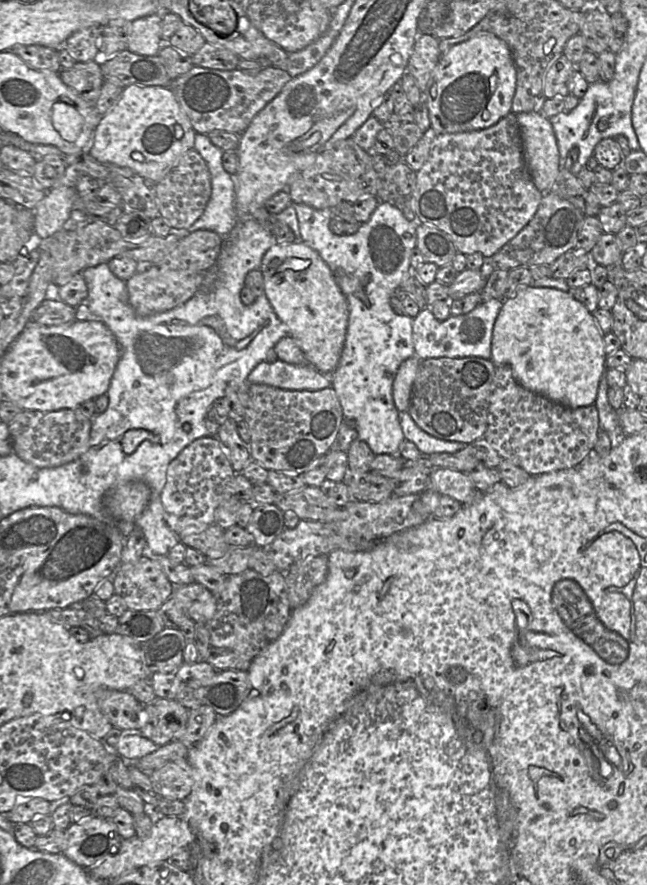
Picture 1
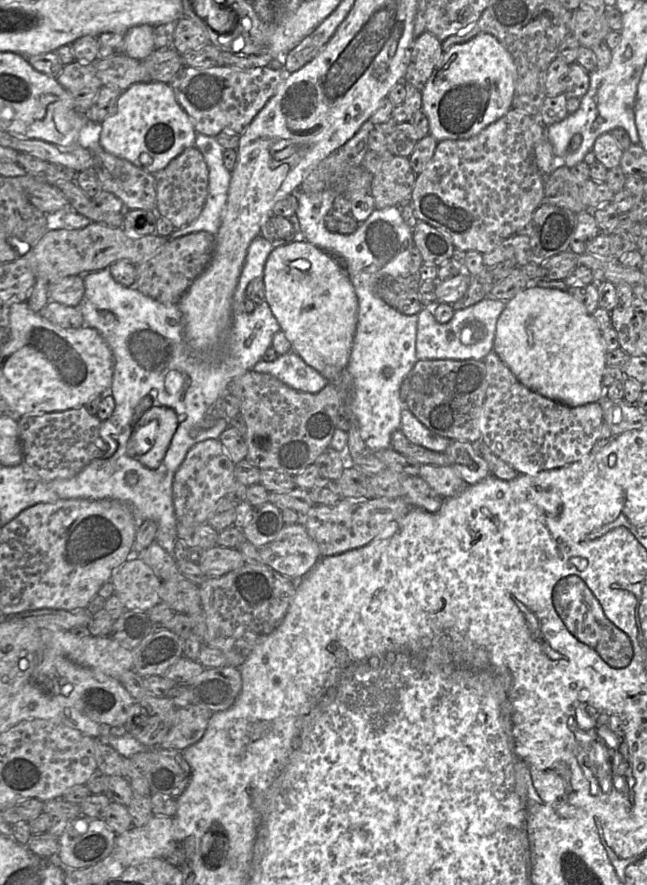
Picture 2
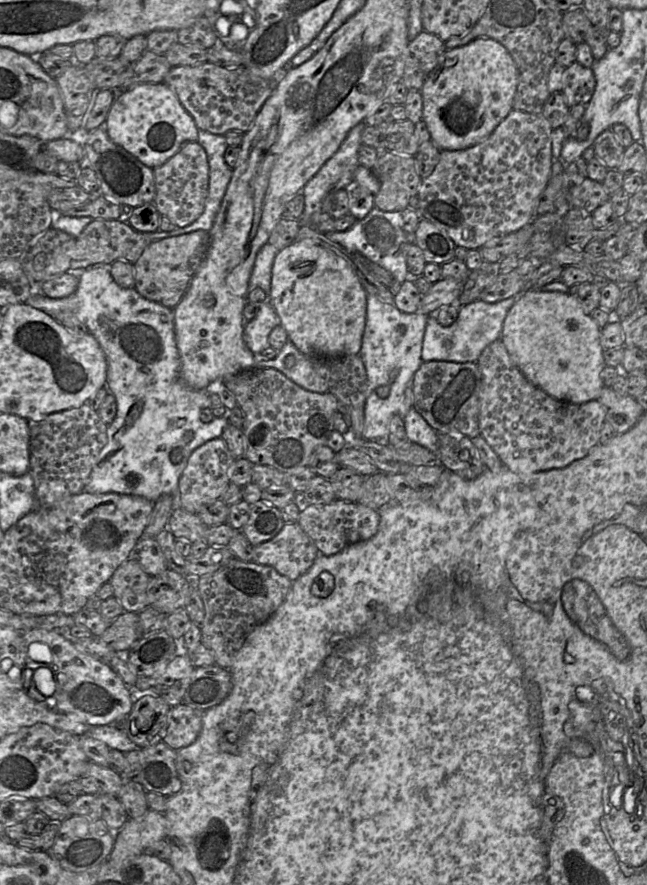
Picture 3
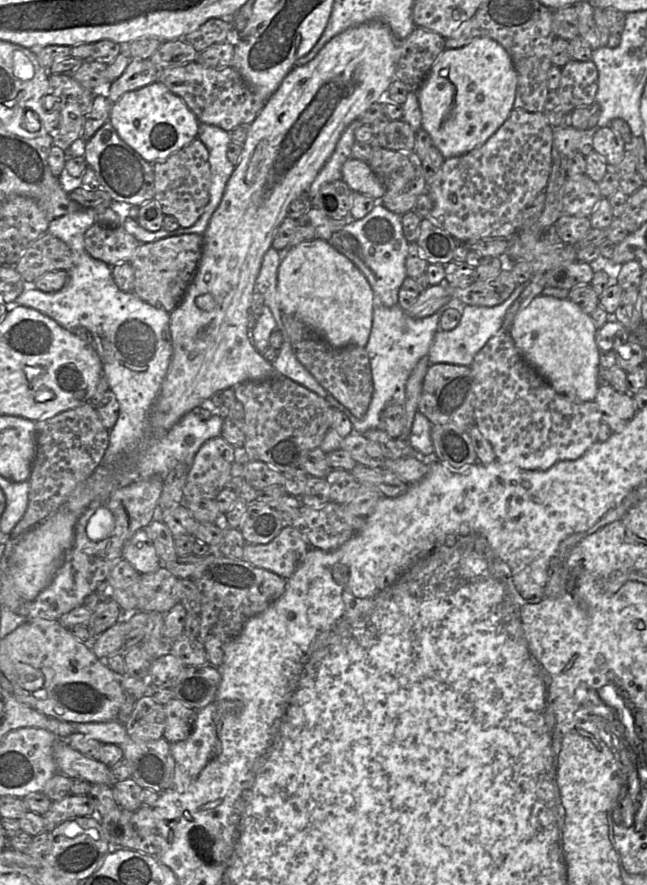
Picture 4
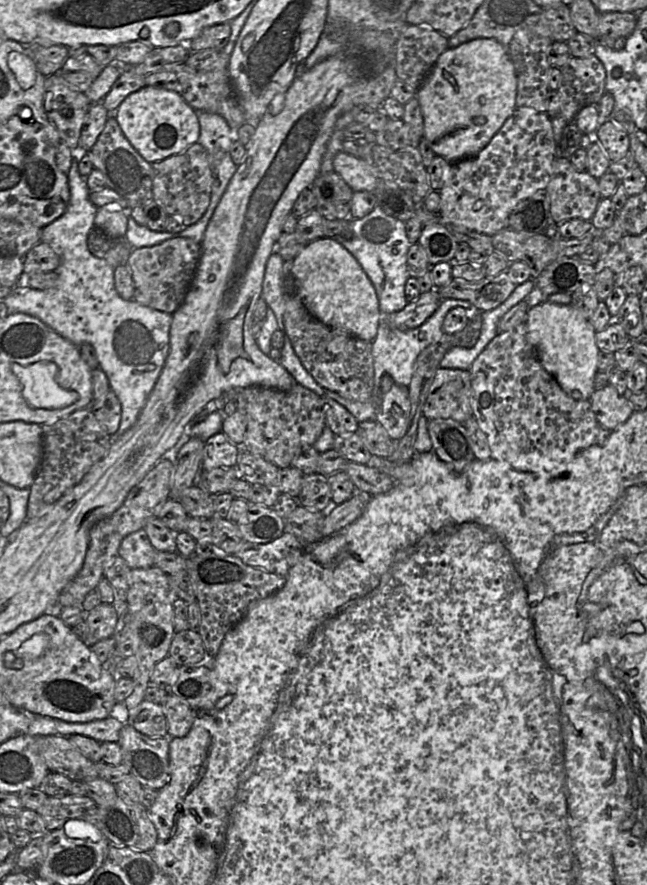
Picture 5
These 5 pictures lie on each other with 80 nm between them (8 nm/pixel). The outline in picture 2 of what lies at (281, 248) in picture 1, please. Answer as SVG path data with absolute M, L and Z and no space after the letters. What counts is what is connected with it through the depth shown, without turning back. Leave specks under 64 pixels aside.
M303 238L275 247L264 267L265 301L295 351L329 381L339 377L349 362L358 319L358 299L345 269L331 255Z

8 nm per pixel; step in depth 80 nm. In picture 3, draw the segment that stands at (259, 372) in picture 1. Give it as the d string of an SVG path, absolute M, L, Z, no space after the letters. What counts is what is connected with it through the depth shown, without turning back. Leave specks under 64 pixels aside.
M288 340L273 360L257 361L256 369L276 369L303 389L316 393L329 391L326 381L312 365L312 358L302 354Z

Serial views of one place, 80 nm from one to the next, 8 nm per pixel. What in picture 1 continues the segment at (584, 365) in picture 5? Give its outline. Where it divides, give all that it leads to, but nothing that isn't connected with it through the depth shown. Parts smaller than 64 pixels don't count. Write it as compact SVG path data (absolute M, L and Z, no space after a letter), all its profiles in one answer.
M527 286L518 289L514 296L503 301L502 308L497 316L492 334L492 356L491 360L496 365L510 367L516 381L529 391L541 395L554 403L561 404L569 408L579 408L595 403L601 377L606 373L606 352L604 346L604 335L599 329L592 313L583 303L576 300L569 292L564 292L556 288Z

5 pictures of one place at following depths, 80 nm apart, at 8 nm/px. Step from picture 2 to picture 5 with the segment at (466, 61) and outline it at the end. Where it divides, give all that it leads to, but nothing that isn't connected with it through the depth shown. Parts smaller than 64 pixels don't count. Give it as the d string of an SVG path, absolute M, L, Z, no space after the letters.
M478 38L448 48L417 90L423 116L423 137L435 155L450 163L471 158L485 148L516 109L517 77L513 62L501 43L494 38Z

